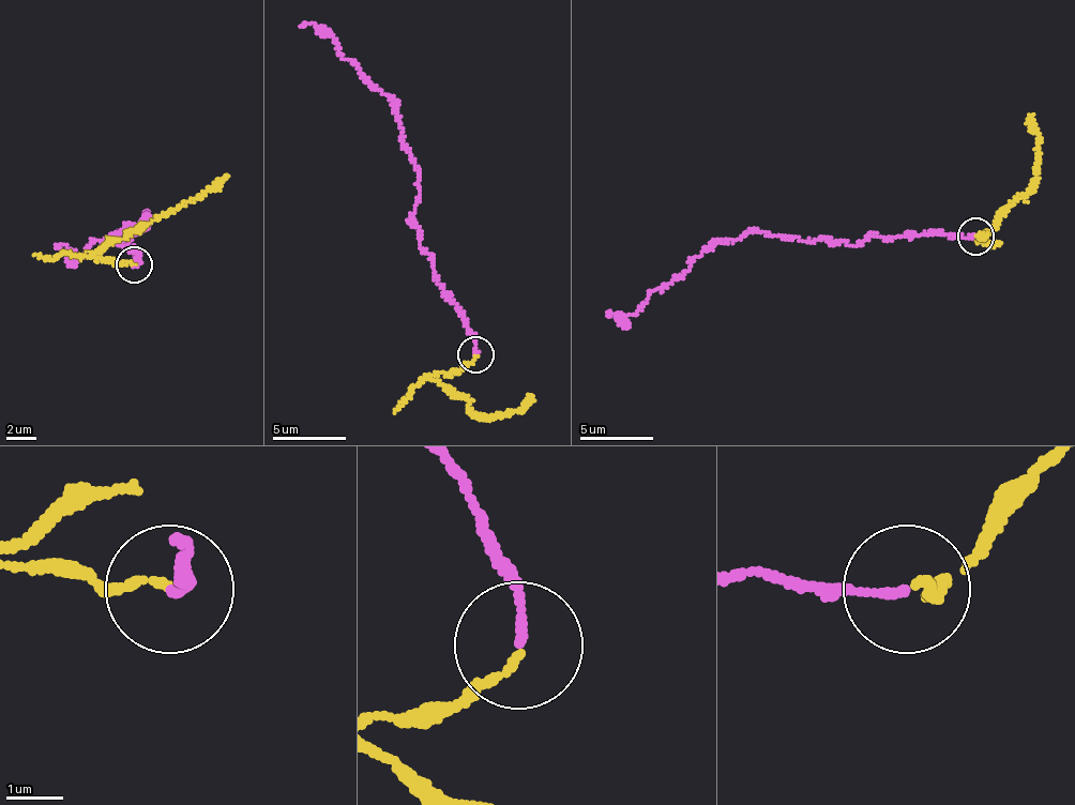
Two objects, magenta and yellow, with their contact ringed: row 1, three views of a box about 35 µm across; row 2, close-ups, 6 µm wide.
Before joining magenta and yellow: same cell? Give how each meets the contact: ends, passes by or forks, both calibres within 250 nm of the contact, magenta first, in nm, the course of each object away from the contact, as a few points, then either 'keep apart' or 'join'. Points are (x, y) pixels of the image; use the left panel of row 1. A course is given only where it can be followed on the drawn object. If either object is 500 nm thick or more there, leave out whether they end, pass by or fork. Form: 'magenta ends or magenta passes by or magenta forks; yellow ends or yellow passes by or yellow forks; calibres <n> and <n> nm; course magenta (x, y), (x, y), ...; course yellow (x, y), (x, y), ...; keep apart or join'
magenta ends; yellow ends; calibres 130 and 130 nm; course magenta (133, 263), (140, 254), (118, 244), (150, 224), (147, 214), (81, 257), (56, 248); course yellow (133, 263), (92, 255), (131, 231), (200, 199), (228, 176); keep apart

